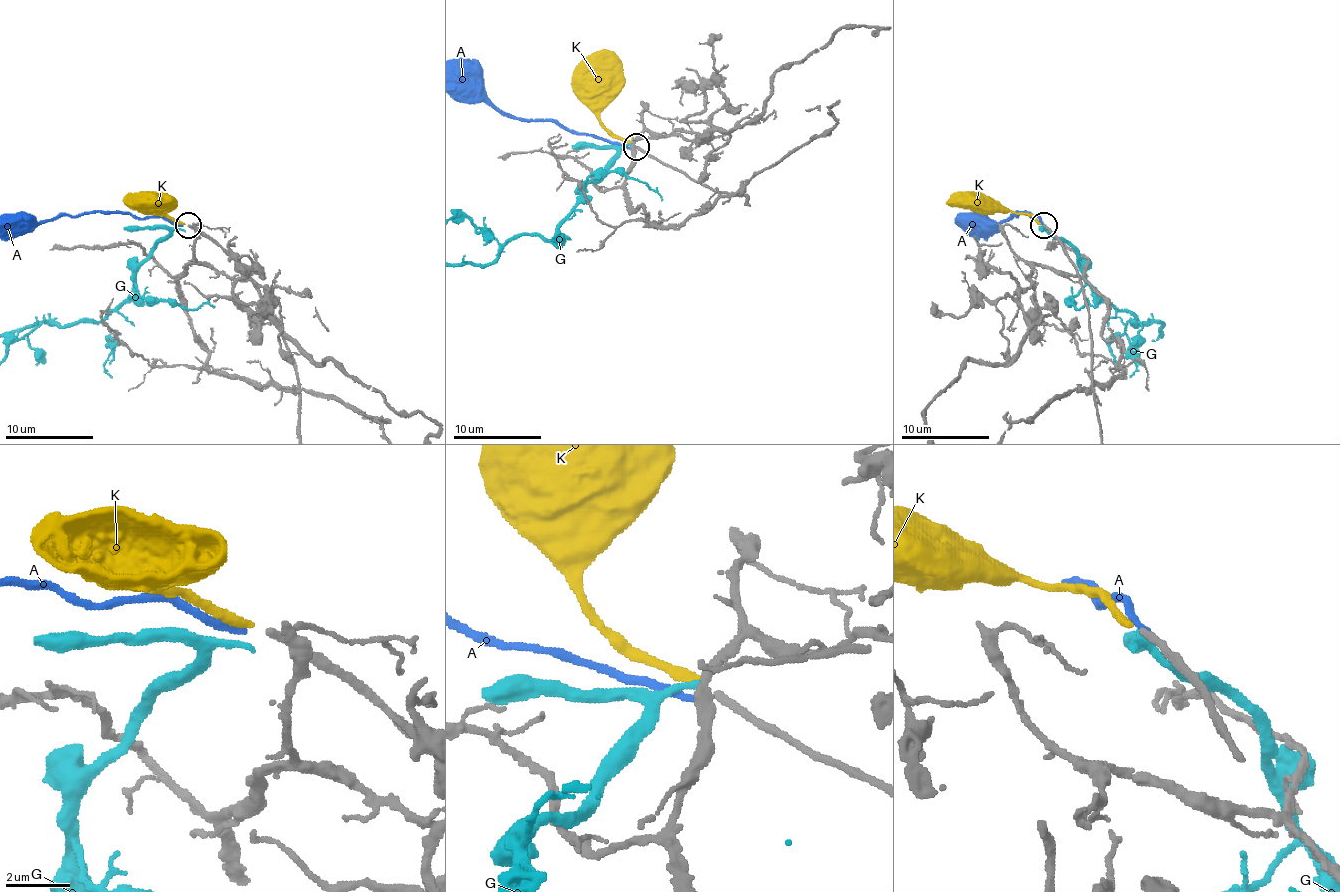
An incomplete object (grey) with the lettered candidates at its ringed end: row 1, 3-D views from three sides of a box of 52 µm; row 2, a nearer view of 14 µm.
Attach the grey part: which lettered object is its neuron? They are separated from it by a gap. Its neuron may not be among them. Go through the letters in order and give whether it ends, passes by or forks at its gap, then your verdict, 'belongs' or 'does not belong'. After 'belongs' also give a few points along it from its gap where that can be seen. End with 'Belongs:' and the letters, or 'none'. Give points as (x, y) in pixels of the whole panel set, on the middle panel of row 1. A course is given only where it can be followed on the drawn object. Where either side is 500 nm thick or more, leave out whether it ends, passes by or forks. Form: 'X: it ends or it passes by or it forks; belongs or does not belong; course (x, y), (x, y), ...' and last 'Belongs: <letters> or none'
A: it ends; does not belong
G: it ends; does not belong
K: it ends; belongs; course (632, 145), (612, 134), (599, 118), (601, 76)
Belongs: K

